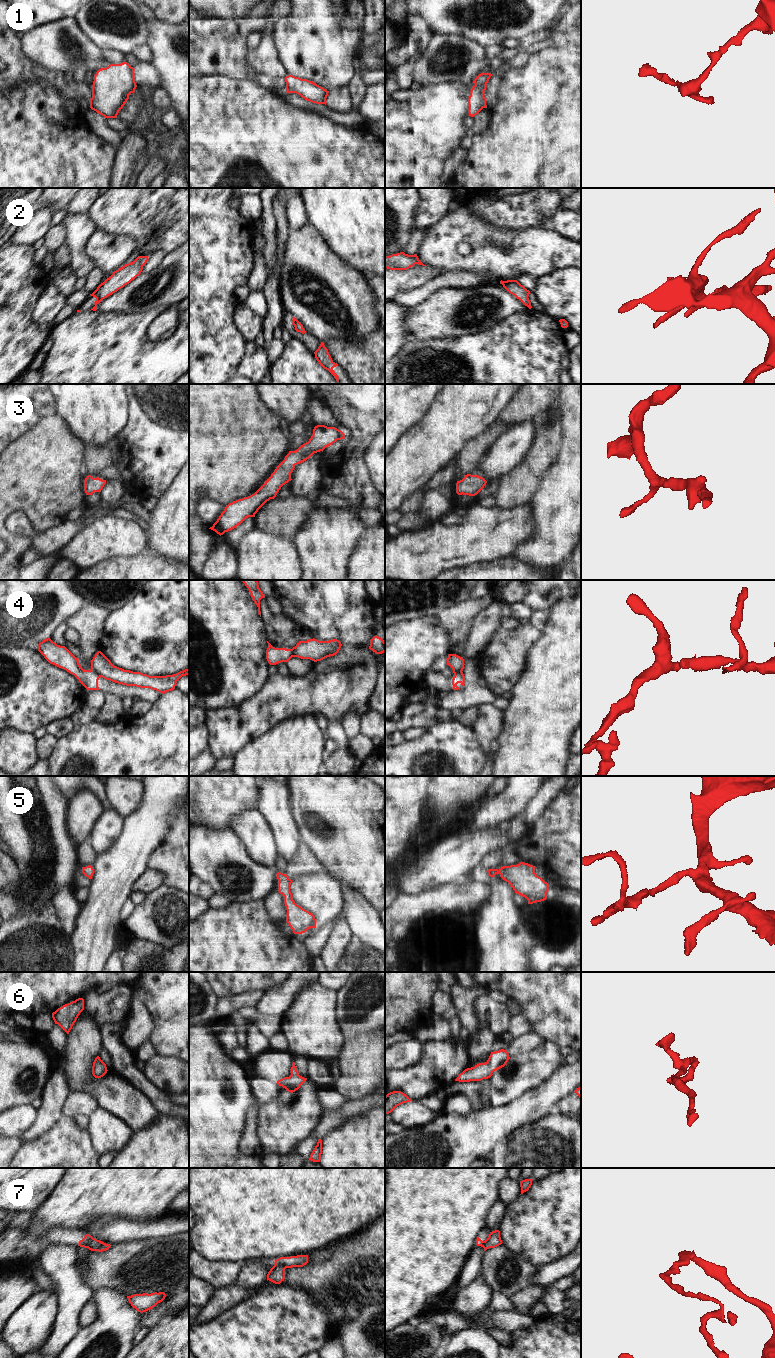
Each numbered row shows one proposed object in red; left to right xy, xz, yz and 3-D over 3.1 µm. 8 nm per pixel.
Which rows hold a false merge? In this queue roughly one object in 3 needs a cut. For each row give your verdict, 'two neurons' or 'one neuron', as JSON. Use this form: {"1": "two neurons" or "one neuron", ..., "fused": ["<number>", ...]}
{"1": "one neuron", "2": "one neuron", "3": "one neuron", "4": "two neurons", "5": "one neuron", "6": "one neuron", "7": "two neurons", "fused": ["4", "7"]}

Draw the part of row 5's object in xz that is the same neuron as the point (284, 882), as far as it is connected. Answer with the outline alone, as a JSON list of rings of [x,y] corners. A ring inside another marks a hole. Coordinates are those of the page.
[[[281,872],[277,873],[278,891],[284,896],[284,904],[287,910],[286,922],[294,934],[305,933],[310,928],[316,928],[315,916],[309,911],[297,905],[290,892],[292,880]]]

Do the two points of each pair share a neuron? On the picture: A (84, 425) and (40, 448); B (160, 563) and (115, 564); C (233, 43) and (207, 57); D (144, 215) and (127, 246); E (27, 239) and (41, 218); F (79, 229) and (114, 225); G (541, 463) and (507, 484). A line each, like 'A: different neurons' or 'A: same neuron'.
A: different neurons
B: same neuron
C: same neuron
D: different neurons
E: same neuron
F: different neurons
G: same neuron

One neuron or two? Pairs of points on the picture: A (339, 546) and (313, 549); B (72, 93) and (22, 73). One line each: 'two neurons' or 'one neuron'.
A: one neuron
B: one neuron

